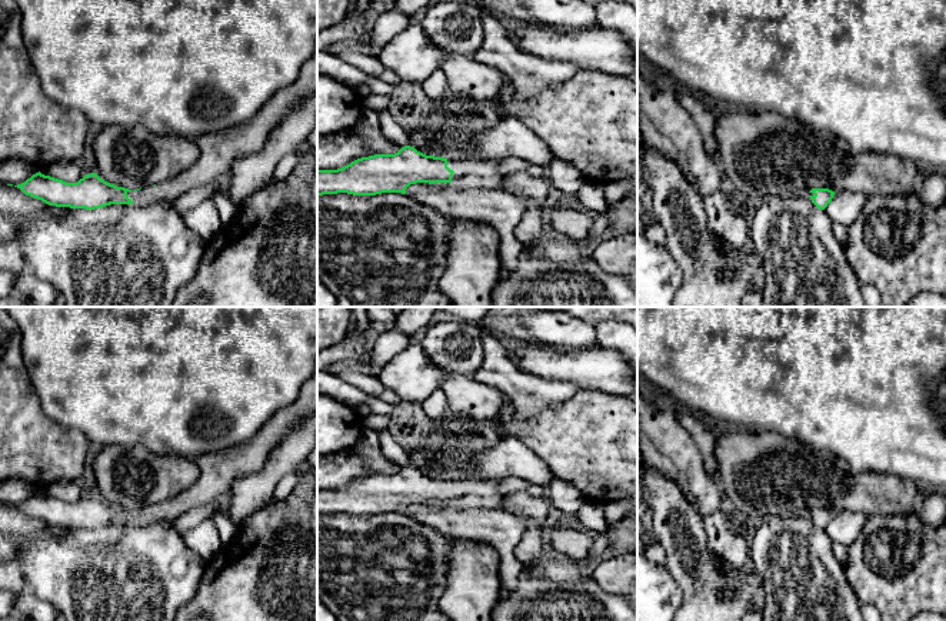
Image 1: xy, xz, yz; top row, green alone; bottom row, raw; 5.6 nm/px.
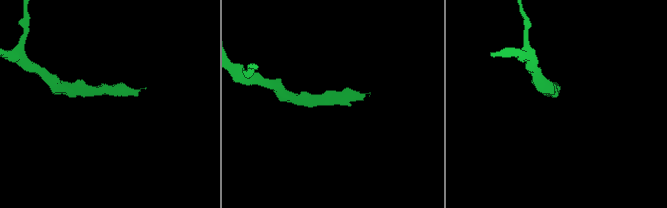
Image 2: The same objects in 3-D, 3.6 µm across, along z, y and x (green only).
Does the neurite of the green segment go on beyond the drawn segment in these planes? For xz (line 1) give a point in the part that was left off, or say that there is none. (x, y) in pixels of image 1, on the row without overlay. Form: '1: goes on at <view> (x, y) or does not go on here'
1: goes on at xz (472, 493)

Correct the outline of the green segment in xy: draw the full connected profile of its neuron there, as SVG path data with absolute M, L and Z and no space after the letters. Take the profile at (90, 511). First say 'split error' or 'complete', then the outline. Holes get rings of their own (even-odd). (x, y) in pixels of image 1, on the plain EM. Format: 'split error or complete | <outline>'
split error | M317 375L302 387L297 400L279 410L254 437L196 458L197 481L179 495L137 510L117 507L101 500L96 493L86 494L77 503L44 495L40 491L14 507L26 515L49 525L94 530L110 524L153 524L173 521L190 508L206 505L229 494L234 481L256 473L270 453L307 417L317 413Z

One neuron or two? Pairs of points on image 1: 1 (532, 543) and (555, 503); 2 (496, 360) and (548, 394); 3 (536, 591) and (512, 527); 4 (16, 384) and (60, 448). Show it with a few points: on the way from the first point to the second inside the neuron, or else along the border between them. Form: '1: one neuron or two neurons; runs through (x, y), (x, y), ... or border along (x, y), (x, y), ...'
1: one neuron; runs through (535, 533), (535, 521), (545, 511)
2: one neuron; runs through (509, 373), (522, 386), (535, 389)
3: two neurons; border along (523, 568), (518, 578), (518, 586), (503, 594)
4: one neuron; runs through (16, 400), (16, 404), (45, 433)

